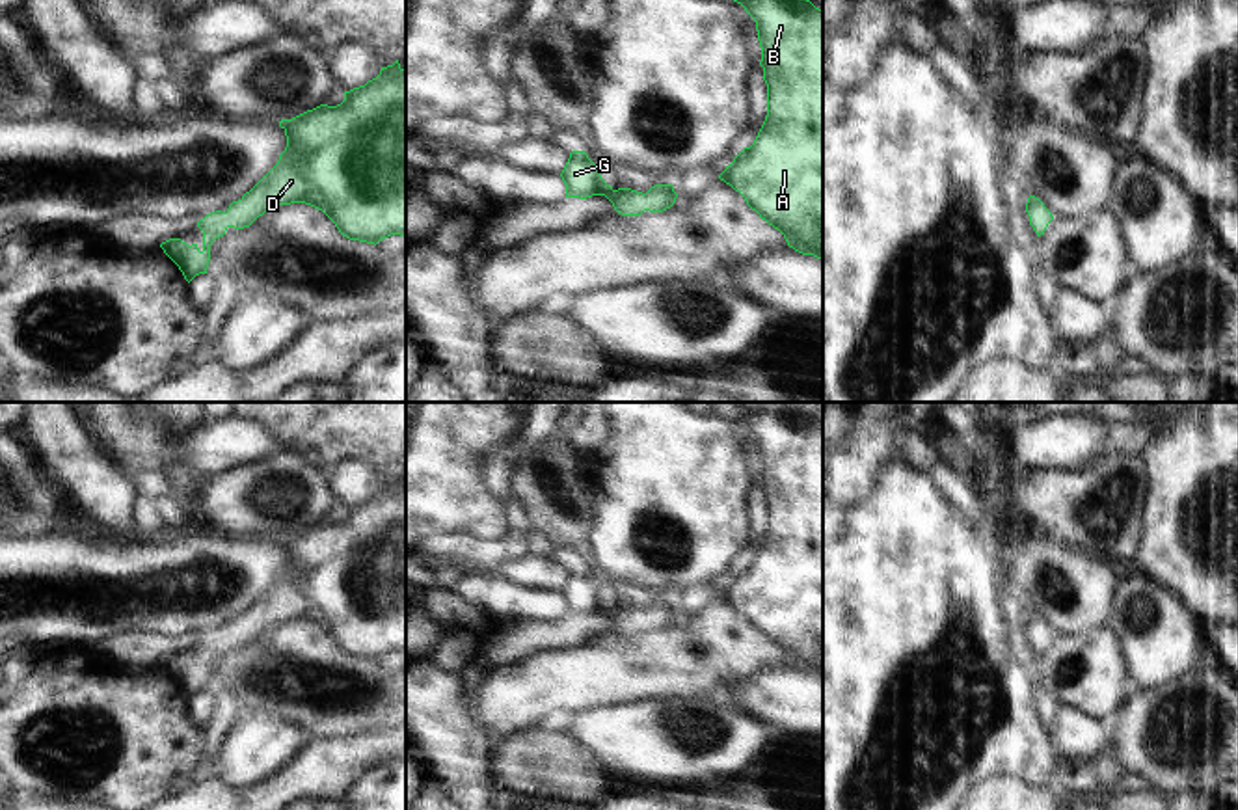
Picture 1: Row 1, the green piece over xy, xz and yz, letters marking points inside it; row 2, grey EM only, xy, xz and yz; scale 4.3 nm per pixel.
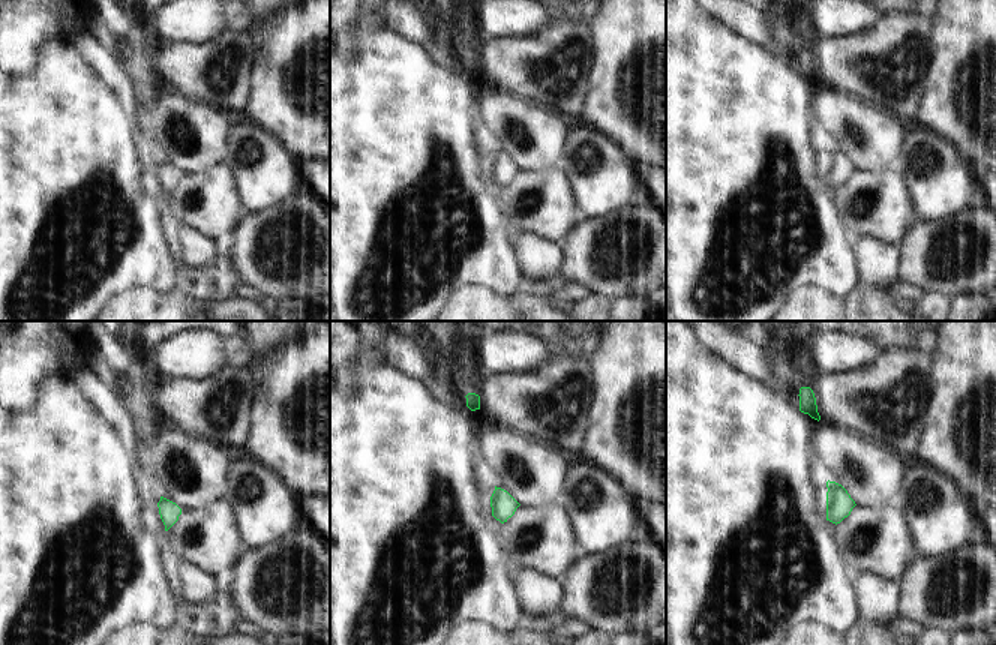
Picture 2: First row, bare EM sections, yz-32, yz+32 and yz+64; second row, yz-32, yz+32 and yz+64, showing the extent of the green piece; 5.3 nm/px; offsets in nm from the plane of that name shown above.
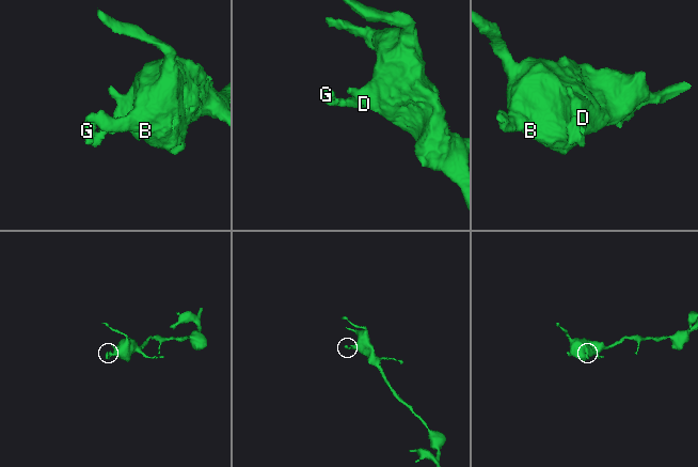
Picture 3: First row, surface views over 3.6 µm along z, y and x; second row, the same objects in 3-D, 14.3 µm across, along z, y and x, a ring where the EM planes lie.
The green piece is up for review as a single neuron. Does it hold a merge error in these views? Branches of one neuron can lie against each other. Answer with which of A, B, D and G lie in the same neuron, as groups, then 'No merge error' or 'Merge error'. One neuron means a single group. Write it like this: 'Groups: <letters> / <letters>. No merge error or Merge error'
Groups: A B D G. No merge error

